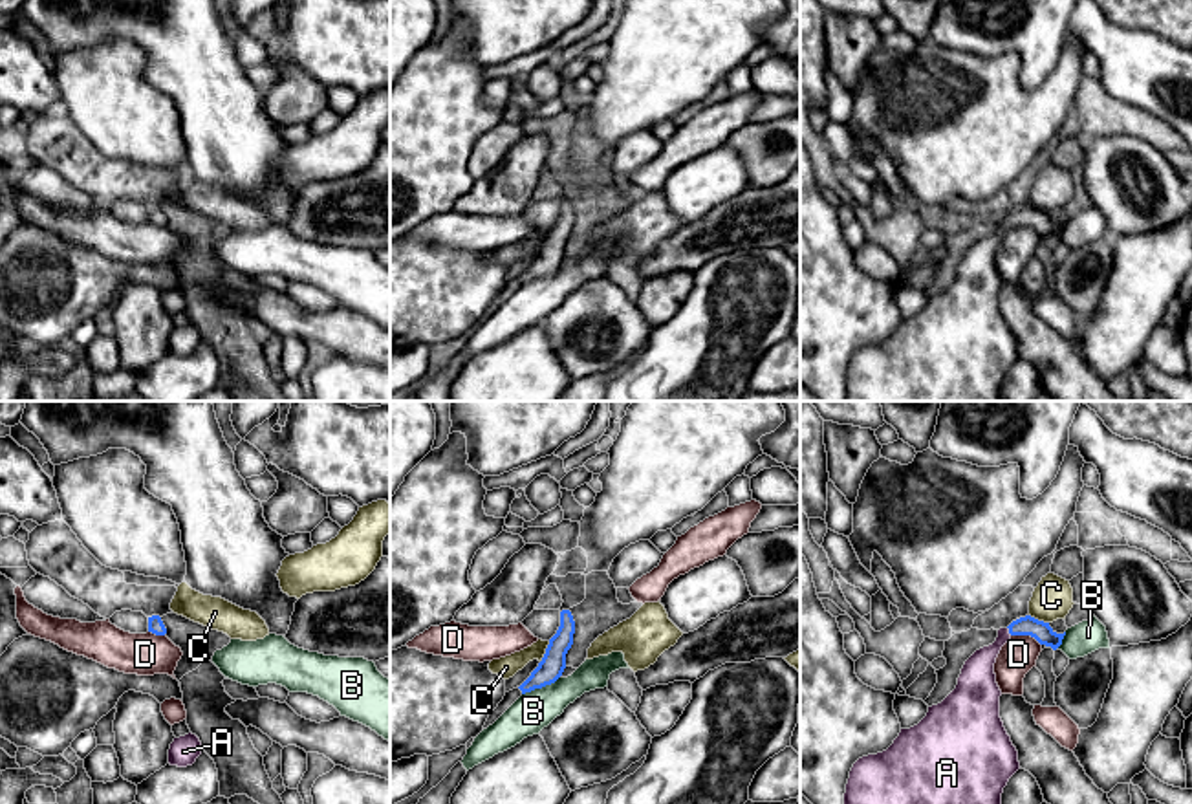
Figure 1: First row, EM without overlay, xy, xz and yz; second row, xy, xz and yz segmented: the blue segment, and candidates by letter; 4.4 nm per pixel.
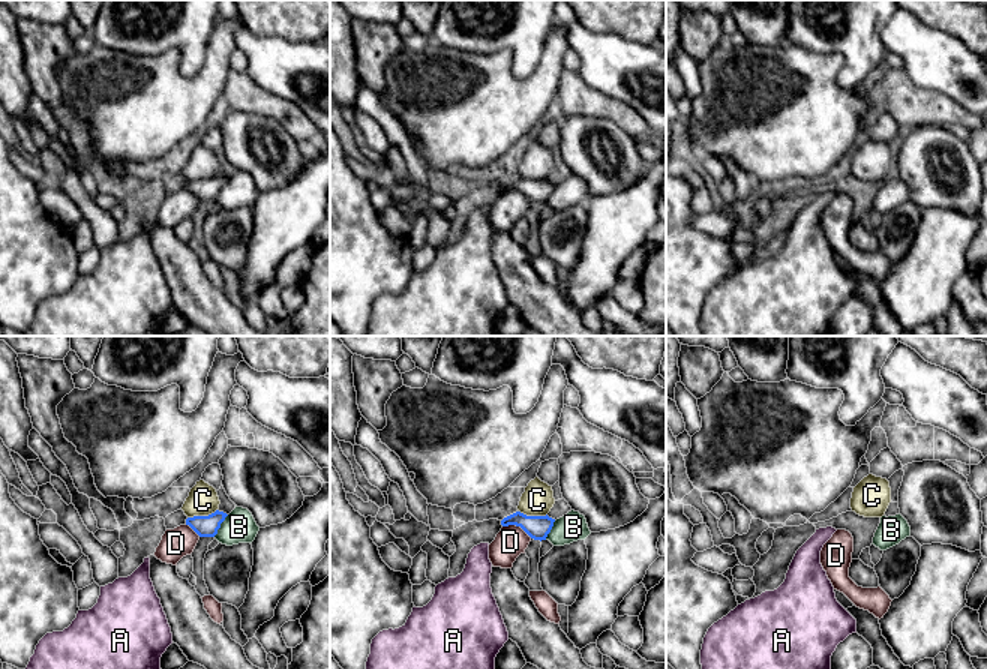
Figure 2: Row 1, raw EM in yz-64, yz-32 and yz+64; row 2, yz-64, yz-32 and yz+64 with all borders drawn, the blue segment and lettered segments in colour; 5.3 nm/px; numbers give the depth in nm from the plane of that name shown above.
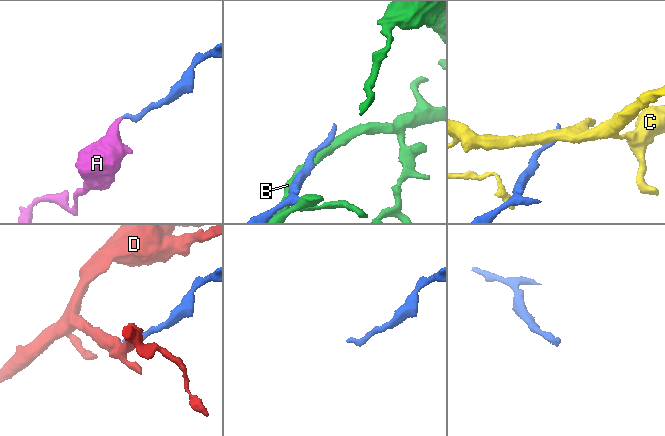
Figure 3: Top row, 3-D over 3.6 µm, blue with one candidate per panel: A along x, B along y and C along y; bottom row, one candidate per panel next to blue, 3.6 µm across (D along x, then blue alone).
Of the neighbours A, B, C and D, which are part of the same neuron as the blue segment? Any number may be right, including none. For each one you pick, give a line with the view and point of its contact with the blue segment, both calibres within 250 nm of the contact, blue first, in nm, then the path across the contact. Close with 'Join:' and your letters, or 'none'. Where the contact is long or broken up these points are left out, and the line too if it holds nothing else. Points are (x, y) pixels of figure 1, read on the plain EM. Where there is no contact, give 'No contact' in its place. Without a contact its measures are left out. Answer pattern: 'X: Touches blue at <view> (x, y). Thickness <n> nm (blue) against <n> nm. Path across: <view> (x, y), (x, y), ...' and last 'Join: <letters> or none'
A: Touches blue at yz (1009, 220). Thickness 90 nm (blue) against 150 nm. Path across: yz (1042, 222), (1037, 218), (1009, 220), (982, 251), (978, 268)
Join: A

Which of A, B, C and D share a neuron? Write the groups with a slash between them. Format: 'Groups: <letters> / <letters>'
Groups: A / B / C / D

